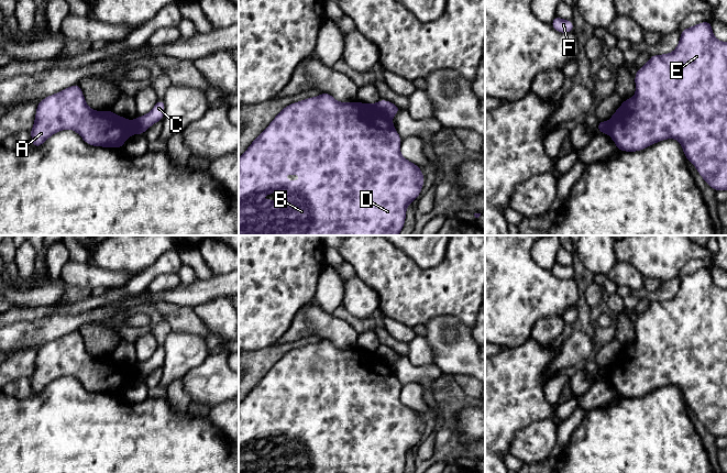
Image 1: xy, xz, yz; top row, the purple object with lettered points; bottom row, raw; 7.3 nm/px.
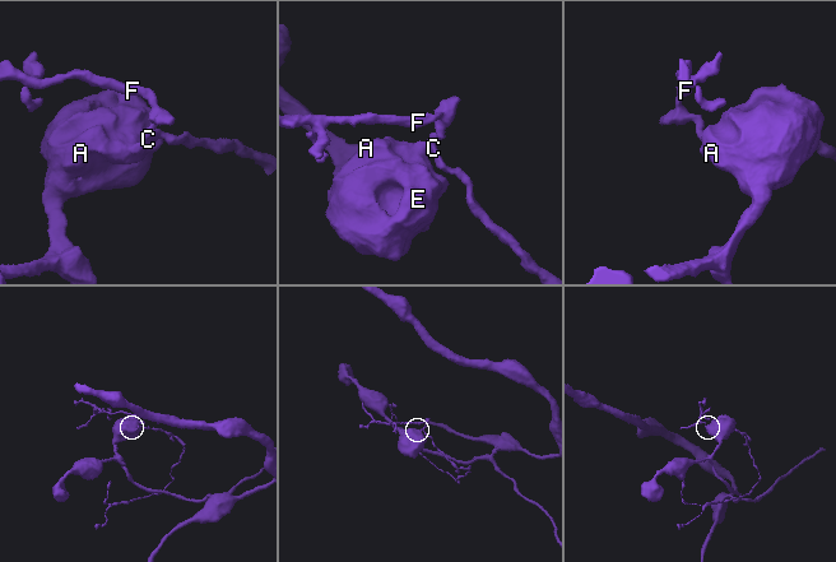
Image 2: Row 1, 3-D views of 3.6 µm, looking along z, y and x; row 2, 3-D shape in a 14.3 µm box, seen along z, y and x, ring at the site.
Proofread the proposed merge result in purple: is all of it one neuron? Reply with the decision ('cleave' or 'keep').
cleave

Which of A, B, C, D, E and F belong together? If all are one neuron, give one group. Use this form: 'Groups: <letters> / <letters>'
Groups: A B D E / C F

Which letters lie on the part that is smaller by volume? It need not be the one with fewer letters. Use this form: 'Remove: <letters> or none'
Remove: C, F

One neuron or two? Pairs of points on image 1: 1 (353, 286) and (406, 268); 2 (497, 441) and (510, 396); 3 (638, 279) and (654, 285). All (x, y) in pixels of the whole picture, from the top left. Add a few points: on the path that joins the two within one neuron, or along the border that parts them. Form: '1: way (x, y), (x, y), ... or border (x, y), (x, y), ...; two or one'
1: border (358, 276), (375, 292), (378, 305); two
2: way (497, 430), (497, 409), (499, 407); one
3: border (645, 278), (642, 288); two

